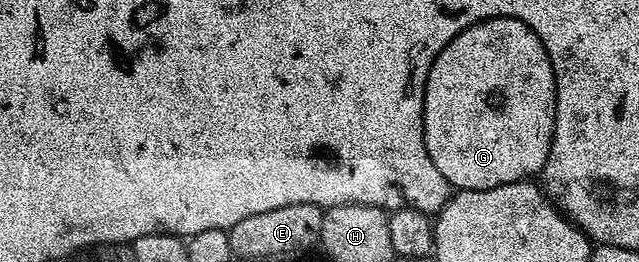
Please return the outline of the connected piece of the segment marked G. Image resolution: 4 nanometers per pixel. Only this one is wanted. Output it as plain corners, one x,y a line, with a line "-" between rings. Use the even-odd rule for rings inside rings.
493,17
480,21
470,28
454,36
436,55
432,67
428,71
428,79
424,87
424,143
428,147
428,155
432,163
436,163
436,171
444,175
444,179
455,190
488,191
492,187
504,187
504,183
529,181
537,178
546,165
546,160
554,138
556,123
556,79
552,71
552,63
548,59
548,51
540,41
539,36
527,24
521,23
515,17
-
494,96
498,96
499,105
494,105

